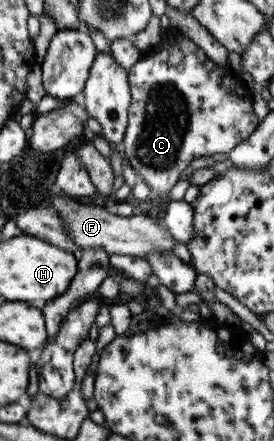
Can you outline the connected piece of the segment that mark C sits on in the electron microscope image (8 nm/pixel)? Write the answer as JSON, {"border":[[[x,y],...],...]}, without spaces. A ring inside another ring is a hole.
{"border":[[[181,35],[163,41],[150,50],[153,61],[137,60],[128,71],[130,102],[126,128],[118,148],[135,174],[143,177],[151,193],[165,198],[193,159],[215,153],[228,154],[233,147],[249,137],[258,124],[252,110],[252,91],[226,67],[215,65],[191,40]]]}

